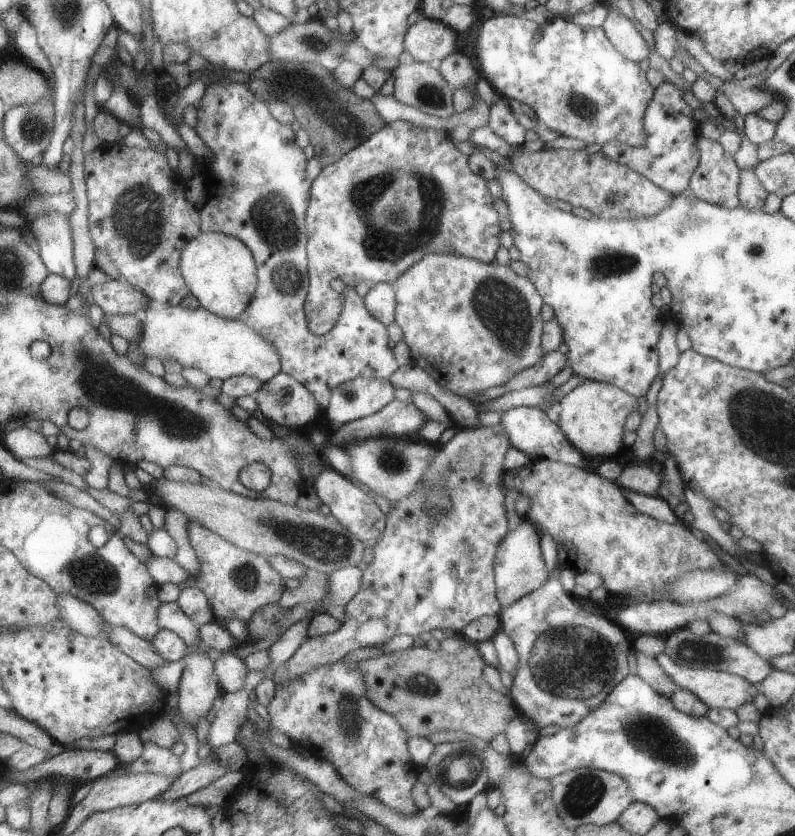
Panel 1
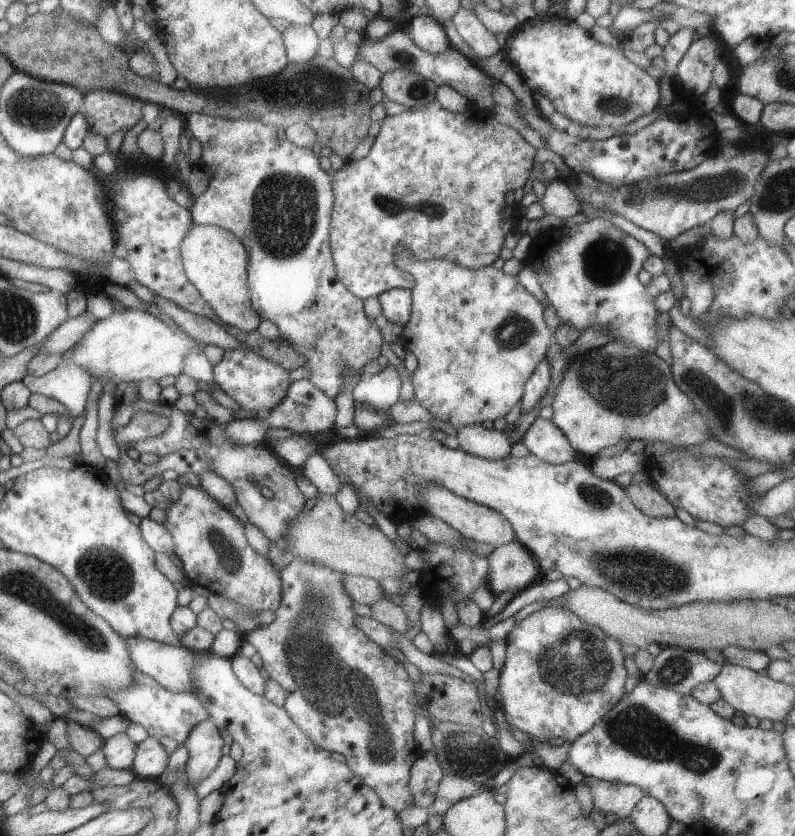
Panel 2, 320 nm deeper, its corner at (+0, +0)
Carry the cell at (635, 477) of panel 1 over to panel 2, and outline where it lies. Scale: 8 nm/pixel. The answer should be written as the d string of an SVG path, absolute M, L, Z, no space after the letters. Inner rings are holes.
M650 482L631 483L626 489L636 508L639 508L644 514L655 519L676 517L675 506Z

